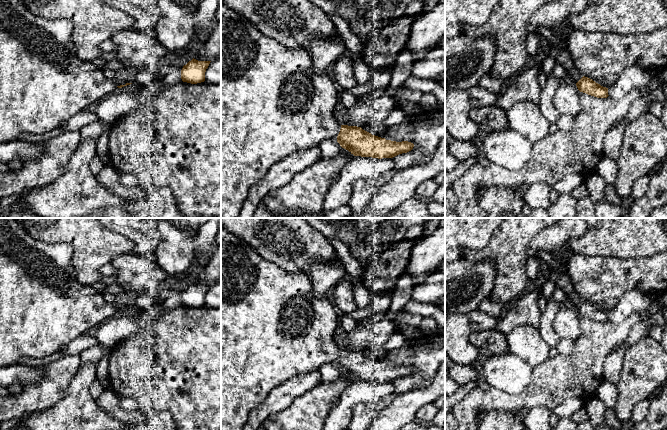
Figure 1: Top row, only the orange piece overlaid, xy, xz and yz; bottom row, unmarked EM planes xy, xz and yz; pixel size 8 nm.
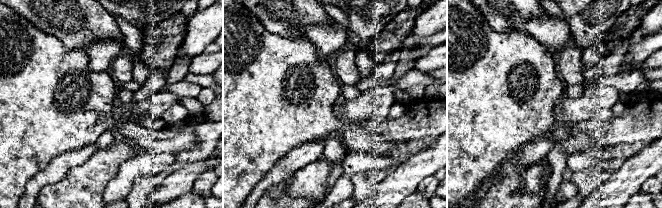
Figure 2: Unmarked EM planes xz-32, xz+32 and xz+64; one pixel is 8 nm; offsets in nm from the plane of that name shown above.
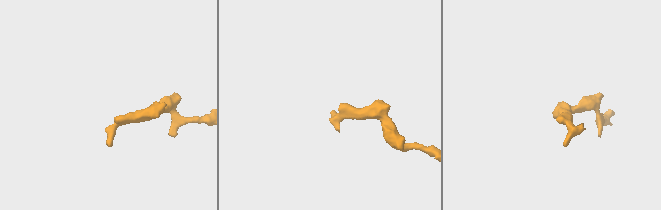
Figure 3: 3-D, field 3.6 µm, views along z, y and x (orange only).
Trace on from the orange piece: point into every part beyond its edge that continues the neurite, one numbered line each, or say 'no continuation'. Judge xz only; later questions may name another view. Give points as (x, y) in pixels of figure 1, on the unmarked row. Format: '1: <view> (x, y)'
1: xz (273, 327)

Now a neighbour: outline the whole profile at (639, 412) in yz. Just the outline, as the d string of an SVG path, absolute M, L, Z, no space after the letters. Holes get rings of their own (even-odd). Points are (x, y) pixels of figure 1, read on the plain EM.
M644 400L640 403L638 403L632 410L632 415L630 418L630 421L633 423L633 425L640 423L647 415L649 407L650 407L650 401Z

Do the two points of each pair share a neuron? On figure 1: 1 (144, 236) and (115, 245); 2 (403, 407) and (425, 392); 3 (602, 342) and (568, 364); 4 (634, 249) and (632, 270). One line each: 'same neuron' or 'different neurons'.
1: different neurons
2: same neuron
3: same neuron
4: different neurons

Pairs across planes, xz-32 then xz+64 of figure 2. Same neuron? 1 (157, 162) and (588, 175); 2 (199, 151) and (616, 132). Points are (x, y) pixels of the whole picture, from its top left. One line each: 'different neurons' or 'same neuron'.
1: different neurons
2: same neuron

